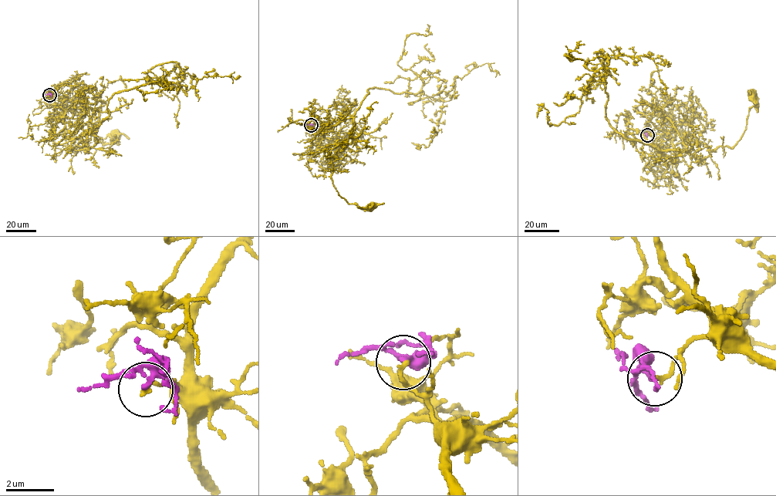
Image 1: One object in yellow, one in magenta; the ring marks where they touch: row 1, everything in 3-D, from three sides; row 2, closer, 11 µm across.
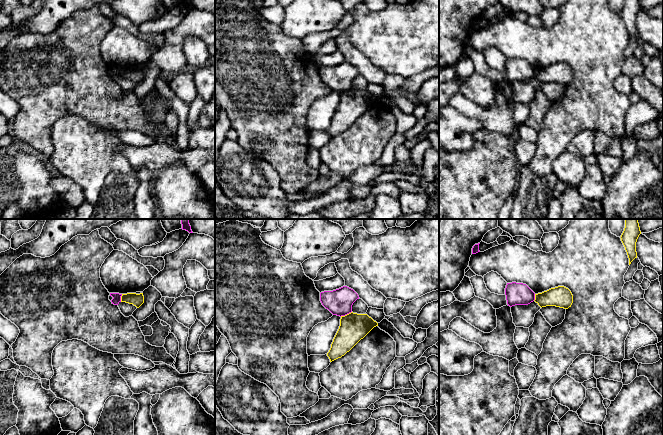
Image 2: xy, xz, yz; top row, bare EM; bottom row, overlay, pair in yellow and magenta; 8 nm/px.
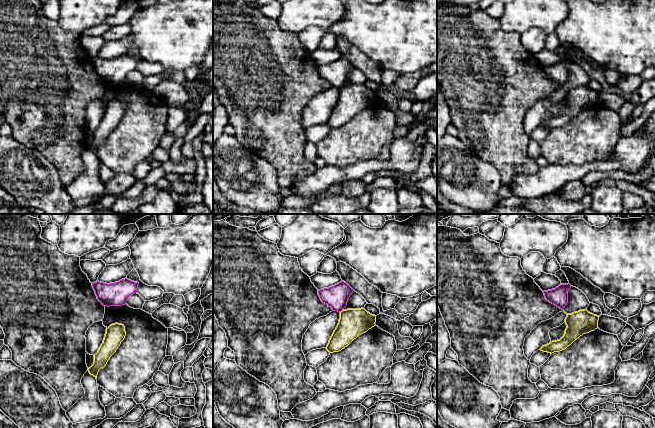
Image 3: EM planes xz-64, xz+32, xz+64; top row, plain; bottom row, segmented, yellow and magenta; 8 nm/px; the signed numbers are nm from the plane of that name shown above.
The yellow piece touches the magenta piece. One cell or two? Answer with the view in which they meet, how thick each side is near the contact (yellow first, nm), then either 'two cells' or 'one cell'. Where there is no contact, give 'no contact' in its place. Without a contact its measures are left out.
xz | 220/220 nm | two cells

